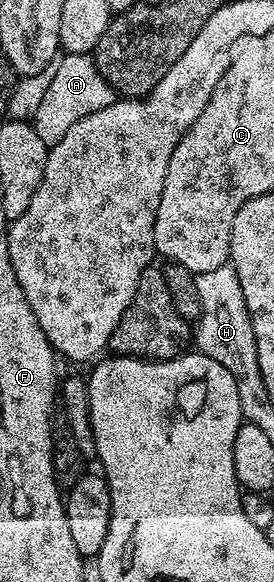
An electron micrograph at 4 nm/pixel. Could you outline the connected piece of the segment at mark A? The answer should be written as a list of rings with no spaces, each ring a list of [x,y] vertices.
[[[66,53],[53,81],[44,92],[42,103],[33,116],[32,125],[44,144],[52,147],[61,140],[66,131],[70,130],[74,122],[80,121],[87,114],[105,109],[106,106],[112,105],[115,99],[115,89],[106,83],[91,55]]]

